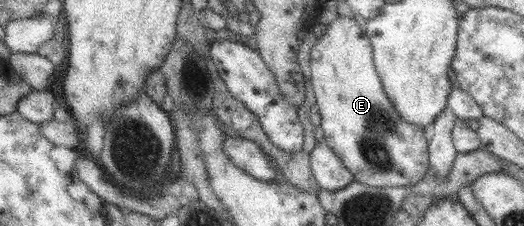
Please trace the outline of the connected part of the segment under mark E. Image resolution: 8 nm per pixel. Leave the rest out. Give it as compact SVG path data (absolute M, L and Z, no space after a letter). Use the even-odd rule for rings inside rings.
M337 16L326 28L323 33L320 33L315 41L315 44L311 47L310 50L310 60L309 60L309 69L310 69L310 82L312 89L314 91L315 101L317 107L319 107L319 114L321 115L321 131L323 132L322 141L329 147L329 150L338 157L341 161L345 170L351 173L353 180L355 182L365 184L365 186L371 187L407 187L407 185L415 185L417 181L423 179L423 175L427 173L429 169L428 165L428 144L423 137L423 130L409 124L401 118L399 114L395 112L393 104L389 102L389 97L384 92L383 86L381 85L379 76L377 75L376 69L374 68L374 63L372 60L372 47L370 46L369 40L367 39L366 33L363 28L361 28L353 18L347 18L345 16Z

